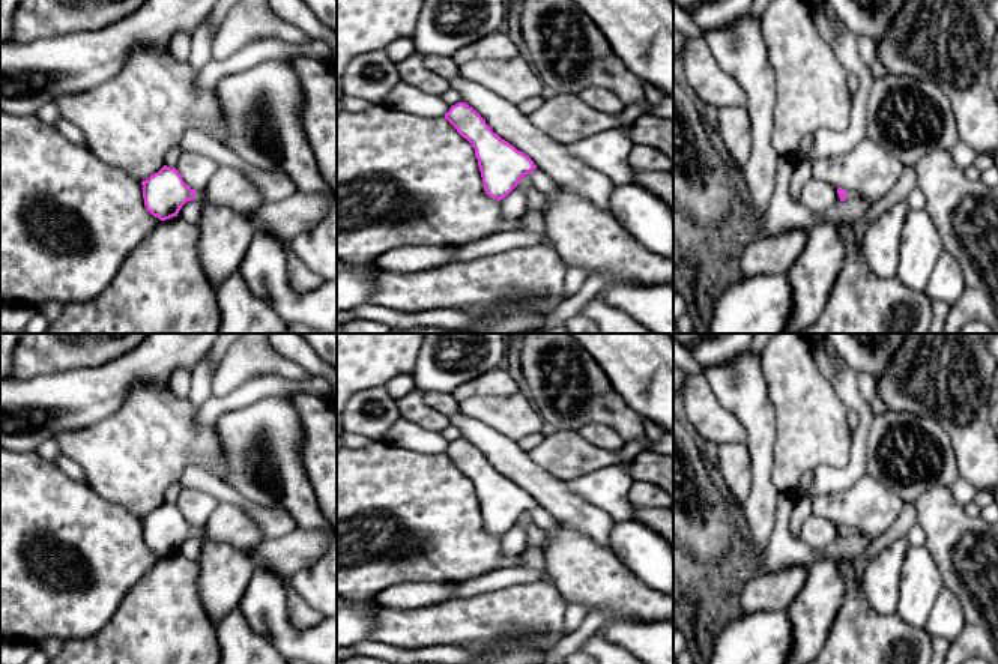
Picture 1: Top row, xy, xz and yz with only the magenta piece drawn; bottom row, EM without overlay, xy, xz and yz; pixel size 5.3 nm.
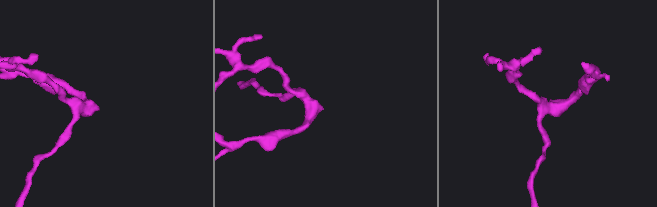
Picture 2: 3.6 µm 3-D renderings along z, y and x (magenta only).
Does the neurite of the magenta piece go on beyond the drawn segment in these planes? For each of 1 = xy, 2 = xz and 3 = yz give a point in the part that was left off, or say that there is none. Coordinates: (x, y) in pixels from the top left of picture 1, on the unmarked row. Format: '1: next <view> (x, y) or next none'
1: next xy (199, 529)
2: next xz (543, 520)
3: next yz (849, 531)

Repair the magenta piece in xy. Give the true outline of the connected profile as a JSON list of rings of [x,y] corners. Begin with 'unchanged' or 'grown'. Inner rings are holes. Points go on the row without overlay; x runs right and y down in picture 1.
grown | [[[167,502],[143,517],[141,521],[147,548],[161,557],[177,553],[186,538],[203,538],[204,535],[204,526],[191,526],[179,508]]]

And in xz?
grown | [[[458,439],[449,445],[445,455],[475,485],[484,527],[488,533],[505,535],[526,511],[532,512],[537,527],[546,533],[558,532],[558,521],[528,491],[494,470],[472,443]]]

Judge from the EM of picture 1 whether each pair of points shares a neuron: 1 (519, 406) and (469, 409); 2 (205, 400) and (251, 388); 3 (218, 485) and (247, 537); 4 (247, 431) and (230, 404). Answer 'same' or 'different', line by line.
1: same
2: same
3: different
4: different

